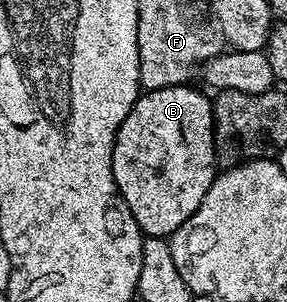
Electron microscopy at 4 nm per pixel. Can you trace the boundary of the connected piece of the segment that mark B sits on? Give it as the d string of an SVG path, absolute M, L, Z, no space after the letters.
M191 86L140 94L115 135L111 172L125 205L147 237L167 239L181 229L197 213L217 174L211 168L217 163L213 103Z

